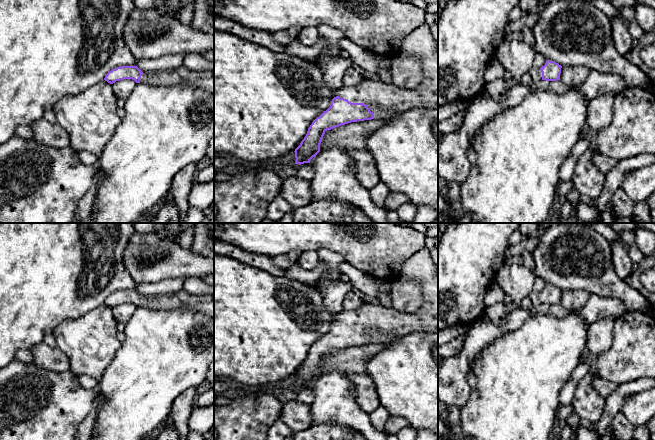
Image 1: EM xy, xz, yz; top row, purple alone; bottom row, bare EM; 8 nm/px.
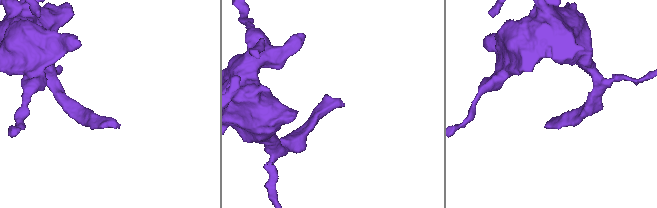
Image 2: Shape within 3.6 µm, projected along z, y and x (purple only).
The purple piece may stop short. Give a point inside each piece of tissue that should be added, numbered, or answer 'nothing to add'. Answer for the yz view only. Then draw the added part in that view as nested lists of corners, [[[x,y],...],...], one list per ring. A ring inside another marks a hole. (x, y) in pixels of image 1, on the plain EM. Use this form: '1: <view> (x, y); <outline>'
1: yz (533, 299); [[[531,291],[522,301],[523,309],[532,309],[542,304],[542,296],[540,293]]]

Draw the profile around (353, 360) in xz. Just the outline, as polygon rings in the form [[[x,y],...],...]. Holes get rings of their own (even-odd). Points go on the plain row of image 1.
[[[371,343],[351,346],[327,354],[322,362],[320,375],[333,370],[350,375],[366,373],[368,361],[387,346],[388,344],[384,343]]]

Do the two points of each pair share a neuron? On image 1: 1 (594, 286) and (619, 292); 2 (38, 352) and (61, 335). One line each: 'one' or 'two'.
1: one
2: two

